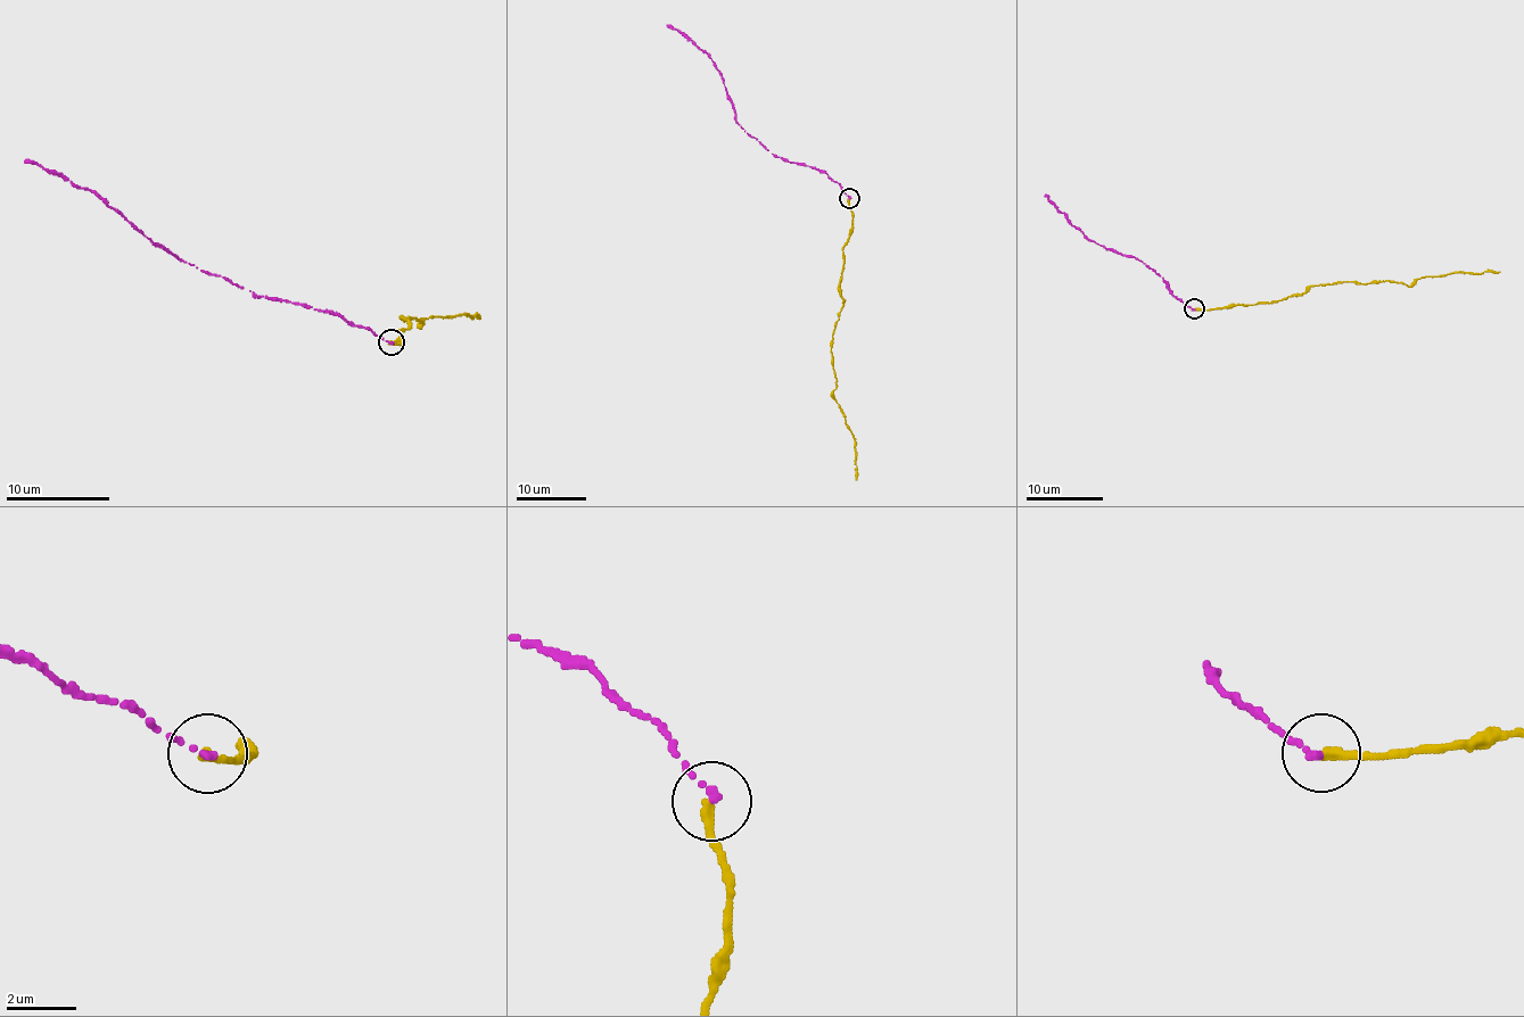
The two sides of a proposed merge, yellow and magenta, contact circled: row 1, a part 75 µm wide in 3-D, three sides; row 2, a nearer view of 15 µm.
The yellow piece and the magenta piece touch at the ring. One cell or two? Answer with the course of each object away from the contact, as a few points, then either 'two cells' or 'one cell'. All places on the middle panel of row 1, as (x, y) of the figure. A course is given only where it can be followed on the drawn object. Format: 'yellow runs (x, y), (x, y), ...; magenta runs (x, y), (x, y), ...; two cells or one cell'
yellow runs (848, 198), (853, 228), (842, 250), (843, 306), (831, 345), (833, 394), (855, 438), (856, 480); magenta runs (849, 198), (824, 172), (776, 157), (744, 131), (735, 120), (714, 61), (667, 24); two cells

